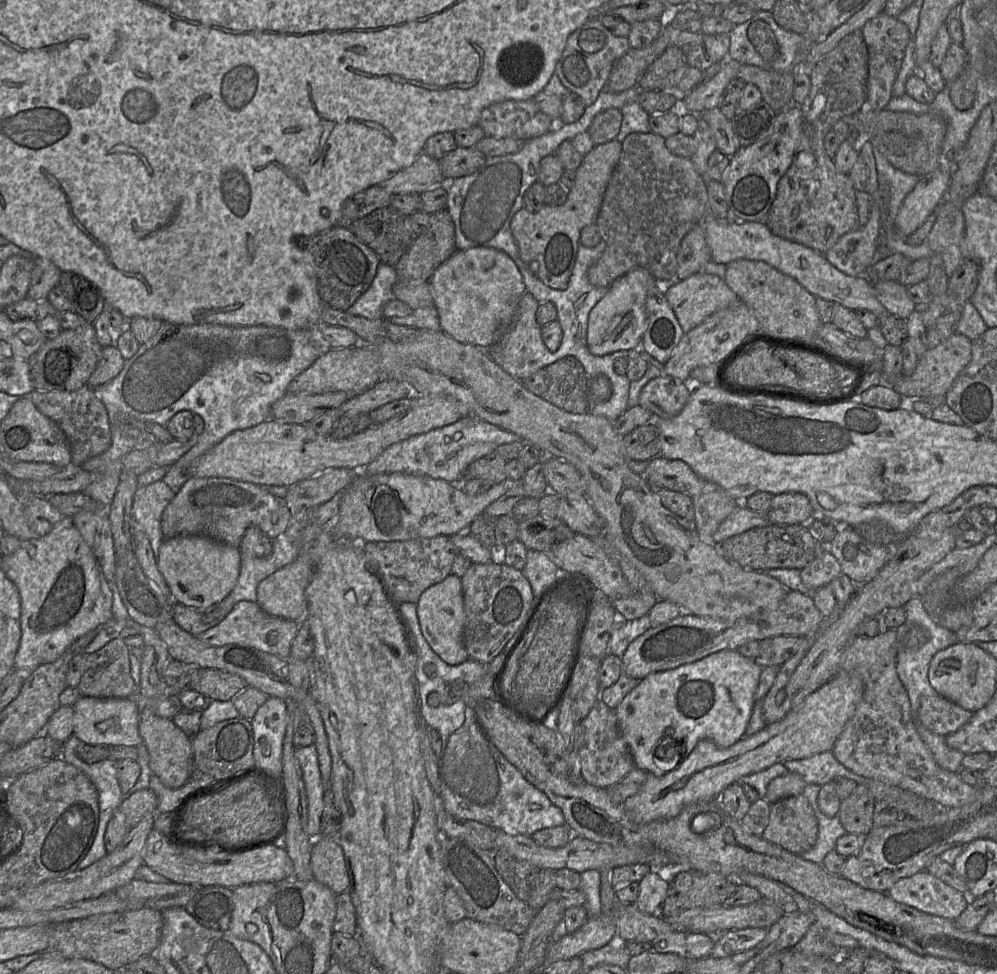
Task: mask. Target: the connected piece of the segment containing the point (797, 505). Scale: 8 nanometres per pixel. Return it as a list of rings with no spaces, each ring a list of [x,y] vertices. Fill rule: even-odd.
[[[789,492],[775,495],[765,514],[773,525],[809,526],[814,509],[805,494]]]

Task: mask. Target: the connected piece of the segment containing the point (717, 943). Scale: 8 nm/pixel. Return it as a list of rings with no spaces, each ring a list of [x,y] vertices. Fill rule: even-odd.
[[[745,928],[718,934],[714,938],[711,956],[725,958],[747,951],[763,941],[767,934],[767,928]]]

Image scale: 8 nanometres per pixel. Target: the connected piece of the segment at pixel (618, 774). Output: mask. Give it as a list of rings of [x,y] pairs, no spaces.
[[[598,698],[581,723],[582,741],[578,754],[581,774],[586,783],[596,787],[608,788],[636,768],[629,746],[620,731],[613,708]]]

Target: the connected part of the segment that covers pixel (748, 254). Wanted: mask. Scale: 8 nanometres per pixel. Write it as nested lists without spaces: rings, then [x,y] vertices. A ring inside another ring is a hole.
[[[707,213],[700,225],[702,225],[705,232],[707,244],[710,248],[711,260],[716,263],[727,265],[738,259],[763,261],[780,272],[794,278],[815,297],[832,301],[853,311],[867,310],[872,312],[878,318],[878,326],[879,320],[885,320],[890,315],[874,295],[872,282],[868,278],[865,276],[851,277],[842,273],[827,260],[823,253],[773,234],[765,221],[734,223],[726,219],[719,219],[711,213]]]

